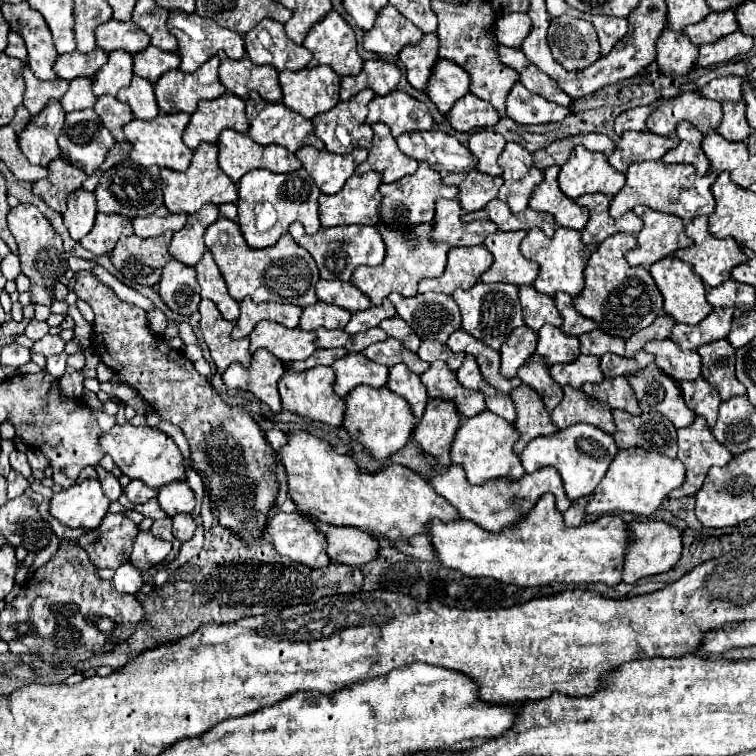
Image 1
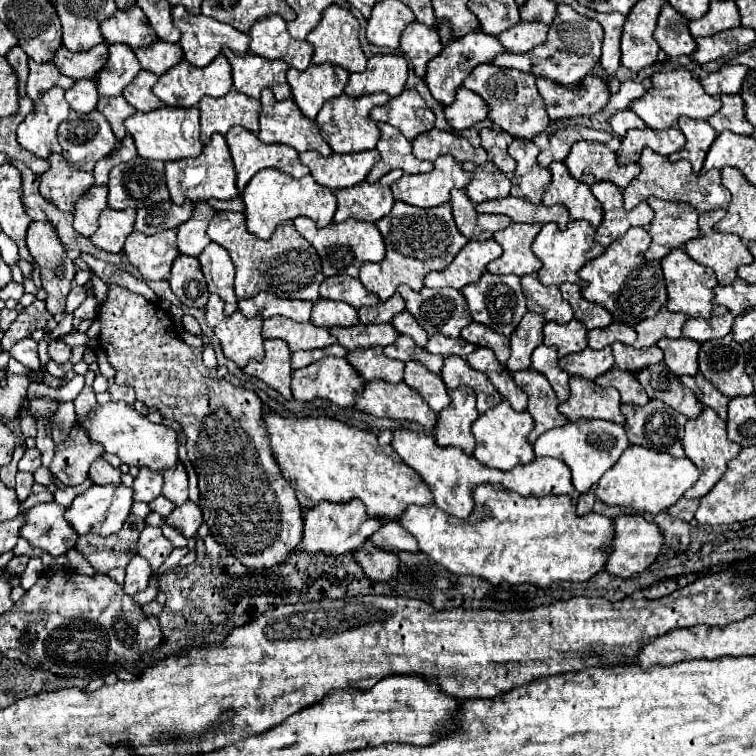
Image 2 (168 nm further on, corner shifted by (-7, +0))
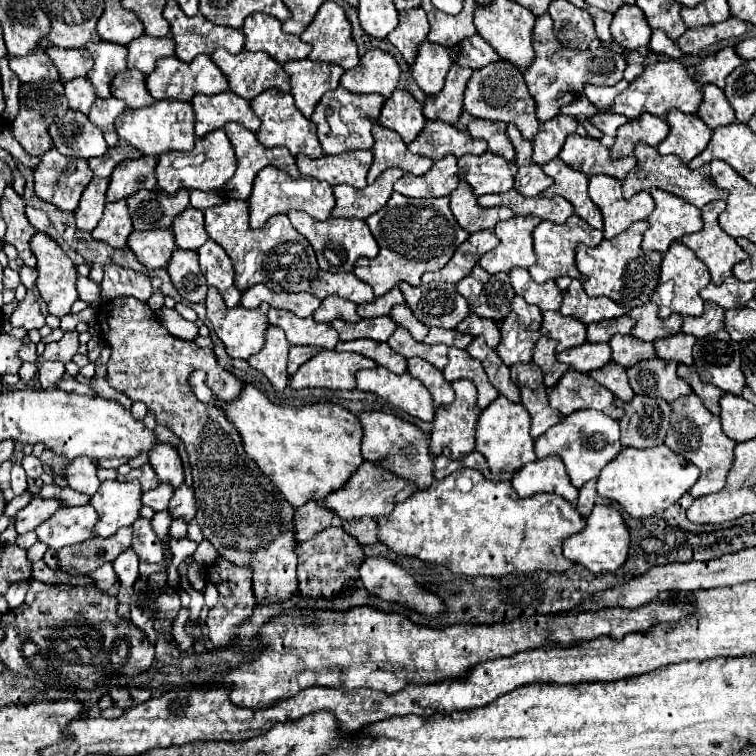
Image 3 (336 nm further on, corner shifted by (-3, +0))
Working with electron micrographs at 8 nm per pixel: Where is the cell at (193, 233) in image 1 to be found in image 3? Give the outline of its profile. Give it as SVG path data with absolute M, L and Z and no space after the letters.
M187 207L183 213L179 213L171 229L175 233L175 245L179 249L197 251L209 239L203 227L203 211L193 209L193 207Z

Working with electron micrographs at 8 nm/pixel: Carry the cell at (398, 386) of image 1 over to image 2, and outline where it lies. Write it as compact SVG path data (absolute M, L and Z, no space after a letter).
M407 361L405 363L405 383L413 389L419 391L419 395L423 395L425 403L439 413L441 409L445 409L451 401L447 387L441 379L441 375L431 373L425 365L421 365L419 361Z

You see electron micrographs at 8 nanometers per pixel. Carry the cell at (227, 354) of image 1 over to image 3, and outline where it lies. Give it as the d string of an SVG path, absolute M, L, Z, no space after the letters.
M209 287L205 307L207 307L207 321L211 323L213 333L223 341L229 357L233 357L233 359L249 359L251 355L261 351L261 347L265 345L265 331L269 327L269 321L267 321L269 305L259 305L257 309L243 309L243 307L229 309L229 307L225 307L223 297L219 297L217 289Z

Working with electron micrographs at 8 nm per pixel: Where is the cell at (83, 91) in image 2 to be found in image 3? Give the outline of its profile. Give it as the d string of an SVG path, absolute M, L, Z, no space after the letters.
M79 77L73 81L65 81L65 97L69 101L69 107L73 111L81 111L81 113L89 113L93 101L97 99L95 89L91 85L91 81L87 77Z

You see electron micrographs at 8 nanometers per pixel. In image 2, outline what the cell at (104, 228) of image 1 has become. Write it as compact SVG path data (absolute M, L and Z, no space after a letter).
M107 207L99 217L99 229L91 237L93 245L109 253L119 253L123 249L127 235L133 231L133 221L135 209L113 211Z

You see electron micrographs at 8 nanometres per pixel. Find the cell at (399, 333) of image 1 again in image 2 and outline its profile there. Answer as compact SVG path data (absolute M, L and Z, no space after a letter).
M403 311L403 313L395 315L391 323L393 323L393 327L395 327L401 335L413 337L413 341L415 341L419 347L425 347L425 343L427 343L427 333L419 327L419 323L415 321L415 317L413 317L409 311Z

